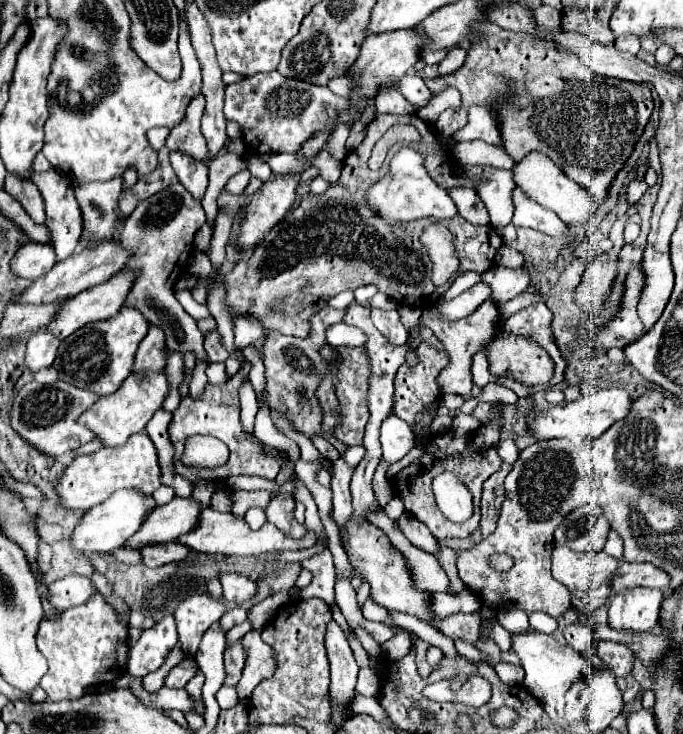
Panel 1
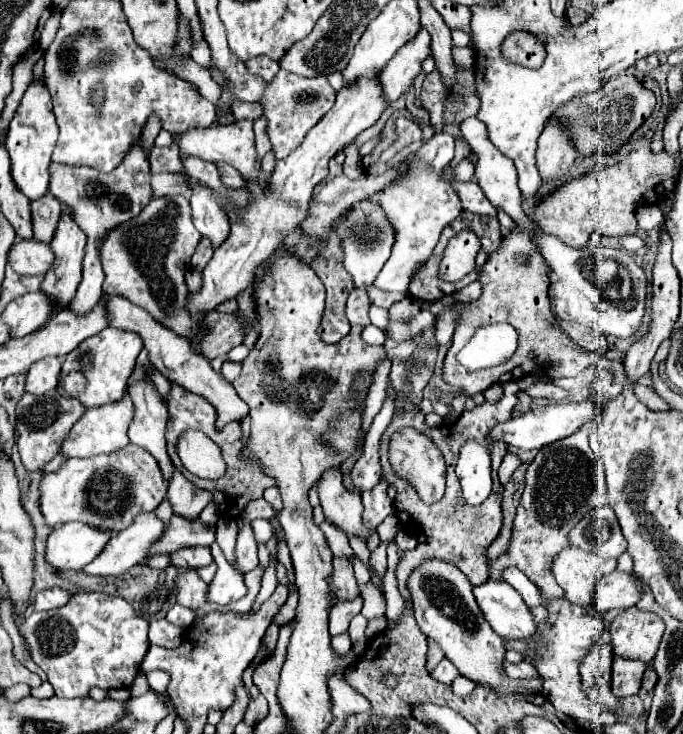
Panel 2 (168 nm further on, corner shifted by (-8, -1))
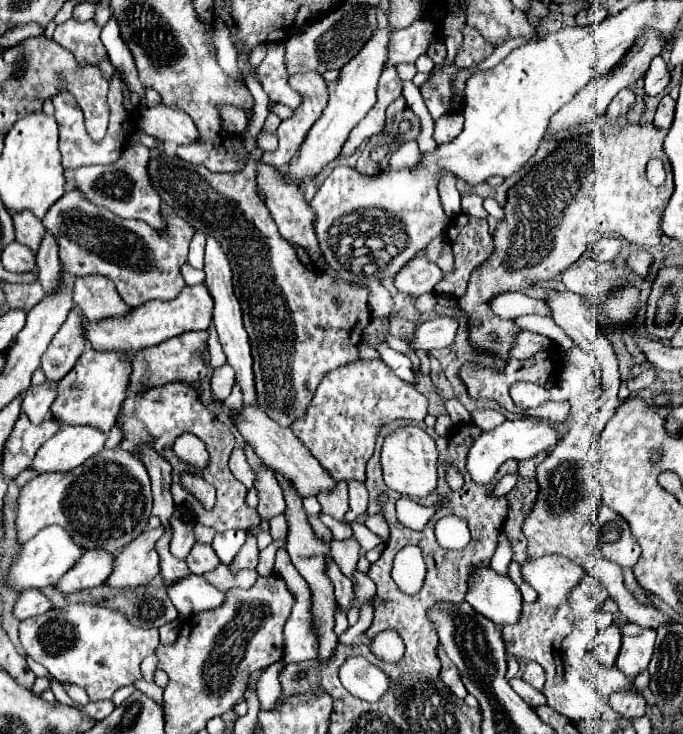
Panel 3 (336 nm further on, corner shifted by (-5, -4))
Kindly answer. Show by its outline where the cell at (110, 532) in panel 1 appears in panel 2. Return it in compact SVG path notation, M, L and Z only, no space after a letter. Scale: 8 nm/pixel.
M82 522L60 524L52 530L46 544L46 560L58 570L82 570L108 544L112 532L82 526Z

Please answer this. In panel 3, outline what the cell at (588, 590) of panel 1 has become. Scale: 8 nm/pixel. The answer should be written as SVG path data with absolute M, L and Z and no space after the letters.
M545 555L531 559L521 565L521 575L527 585L531 585L537 591L535 603L523 601L521 619L513 625L503 627L503 639L507 645L507 653L511 655L537 655L527 657L531 661L541 663L561 663L561 643L563 639L573 631L574 616L572 609L567 605L567 593L581 581L585 571L573 563L571 559L565 559L561 555Z

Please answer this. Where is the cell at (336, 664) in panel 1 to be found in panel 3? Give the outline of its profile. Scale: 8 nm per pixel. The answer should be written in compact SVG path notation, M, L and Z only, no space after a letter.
M329 559L327 573L329 573L329 581L333 581L337 603L343 607L343 611L349 611L349 605L353 603L353 581L349 577L345 577L341 573L341 569L337 569L337 565L333 565L331 559Z

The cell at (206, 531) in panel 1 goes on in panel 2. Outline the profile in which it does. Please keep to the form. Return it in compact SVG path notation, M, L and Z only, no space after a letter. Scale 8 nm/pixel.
M172 516L162 538L150 548L148 556L168 554L186 546L212 546L214 544L214 526L204 526L200 518L180 518Z

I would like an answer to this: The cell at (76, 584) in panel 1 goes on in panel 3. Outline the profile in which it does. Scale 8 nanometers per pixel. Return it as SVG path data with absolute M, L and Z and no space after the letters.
M31 589L27 593L21 593L19 599L15 601L15 607L13 607L13 617L23 621L27 617L35 617L35 615L43 615L51 609L51 603L49 599L37 591L37 589Z

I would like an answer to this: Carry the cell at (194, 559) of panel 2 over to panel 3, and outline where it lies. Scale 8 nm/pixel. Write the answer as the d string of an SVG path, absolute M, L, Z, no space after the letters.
M195 543L195 547L191 549L189 557L187 557L187 567L191 573L195 575L203 575L203 573L209 573L213 571L217 565L219 565L219 557L213 553L213 547L211 545L199 545Z

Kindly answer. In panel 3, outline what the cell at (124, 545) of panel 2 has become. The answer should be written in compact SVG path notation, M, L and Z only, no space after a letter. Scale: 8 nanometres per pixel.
M101 549L85 551L81 555L81 561L77 561L77 565L73 565L73 569L69 569L69 573L65 573L61 581L55 583L55 587L67 595L97 587L105 583L105 579L113 571L113 559L115 559L113 553Z

